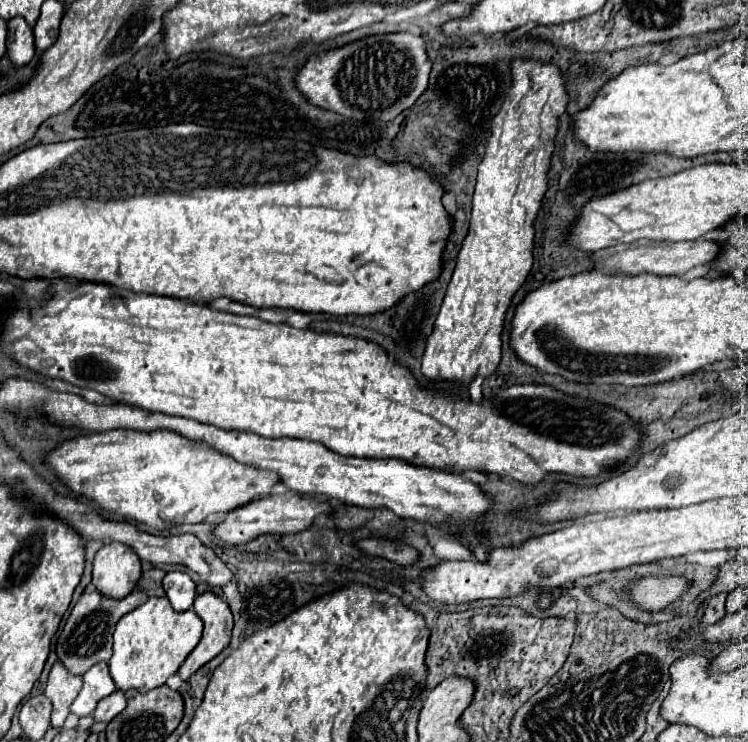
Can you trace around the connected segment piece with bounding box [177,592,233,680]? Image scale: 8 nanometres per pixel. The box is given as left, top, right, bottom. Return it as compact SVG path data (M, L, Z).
M205 592L195 598L193 610L203 620L205 630L201 642L195 646L195 650L187 656L187 660L177 670L181 680L187 680L191 674L195 674L203 664L215 658L231 642L233 614L225 600L221 600L213 592Z

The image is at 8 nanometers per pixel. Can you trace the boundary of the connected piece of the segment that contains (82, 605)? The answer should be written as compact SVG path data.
M135 588L127 598L121 598L121 600L113 600L113 598L105 598L97 592L85 592L81 596L81 600L73 606L67 622L65 622L65 628L61 632L61 636L57 638L57 646L55 646L55 652L59 656L59 662L75 676L83 676L93 664L101 662L101 660L109 660L111 658L111 644L113 644L113 630L115 630L115 624L117 620L139 608L143 602L147 602L147 594L139 588Z

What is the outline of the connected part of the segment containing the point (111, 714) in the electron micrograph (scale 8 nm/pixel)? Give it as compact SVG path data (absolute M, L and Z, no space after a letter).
M115 690L111 696L103 698L97 704L97 708L93 712L93 720L95 722L111 722L119 712L123 712L123 708L125 708L125 696L121 690Z

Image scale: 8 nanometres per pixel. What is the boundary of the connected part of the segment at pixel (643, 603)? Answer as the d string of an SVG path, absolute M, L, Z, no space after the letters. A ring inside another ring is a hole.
M681 576L645 578L635 582L631 590L633 590L633 602L639 604L639 608L663 610L687 590L687 580Z

